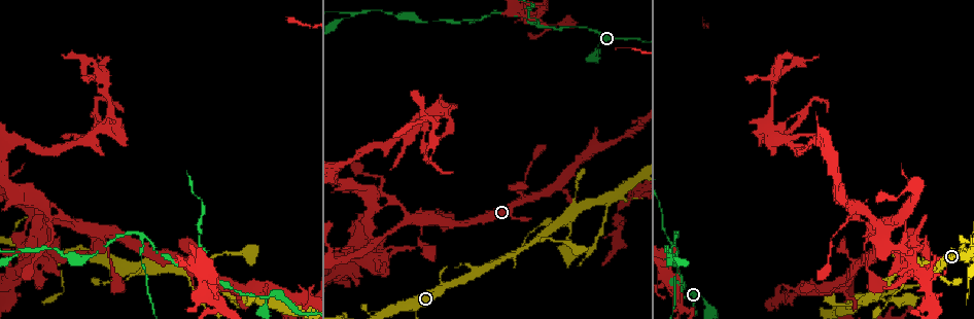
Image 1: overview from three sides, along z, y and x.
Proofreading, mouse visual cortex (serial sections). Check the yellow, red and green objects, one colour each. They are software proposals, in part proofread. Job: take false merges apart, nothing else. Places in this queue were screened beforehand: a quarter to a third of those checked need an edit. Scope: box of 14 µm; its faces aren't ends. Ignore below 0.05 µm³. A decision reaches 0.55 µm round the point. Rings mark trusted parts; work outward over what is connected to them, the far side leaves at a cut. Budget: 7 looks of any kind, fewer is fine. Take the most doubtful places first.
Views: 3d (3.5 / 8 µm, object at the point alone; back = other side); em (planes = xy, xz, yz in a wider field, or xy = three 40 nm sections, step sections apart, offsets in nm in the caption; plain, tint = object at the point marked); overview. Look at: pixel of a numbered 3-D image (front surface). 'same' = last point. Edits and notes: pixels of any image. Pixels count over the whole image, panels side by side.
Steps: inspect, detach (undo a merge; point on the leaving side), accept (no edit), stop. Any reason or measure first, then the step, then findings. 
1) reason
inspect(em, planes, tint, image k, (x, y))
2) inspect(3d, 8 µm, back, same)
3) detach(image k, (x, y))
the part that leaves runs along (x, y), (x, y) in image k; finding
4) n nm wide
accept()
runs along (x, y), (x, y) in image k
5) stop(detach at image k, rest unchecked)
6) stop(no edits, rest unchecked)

three-way junction
inspect(3d, 3.5 µm, image 1, (536, 26))

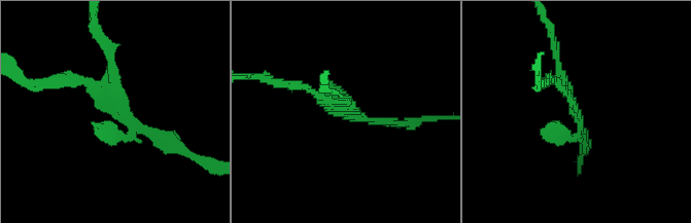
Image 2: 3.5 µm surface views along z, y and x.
3 arms; arms of 100, 150, 150 nm; need the tissue
inspect(em, xy, step 3, tint, image 2, (571, 100))

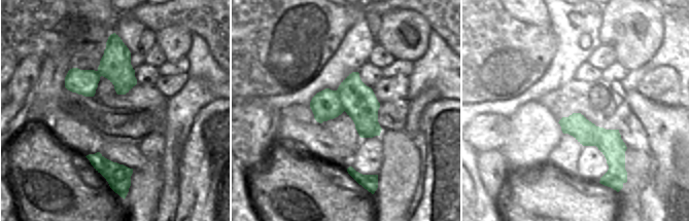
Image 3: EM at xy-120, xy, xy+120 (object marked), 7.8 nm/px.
280 nm wide
detach(image 2, (548, 127))
border along (336, 90), (344, 110) in image 3; two cells meet here

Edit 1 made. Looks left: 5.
a narrow waist
inspect(3d, 3.5 µm, image 1, (147, 240))

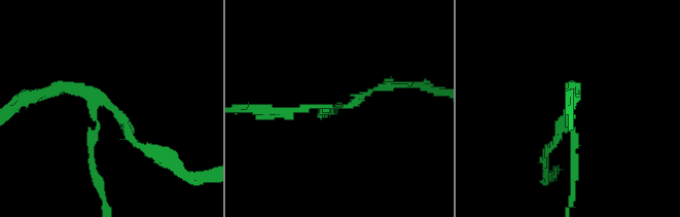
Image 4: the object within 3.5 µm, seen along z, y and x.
3 arms; arms of 100, 100, 100 nm; need the tissue
inspect(em, xy, step 1, tint, image 4, (335, 108))

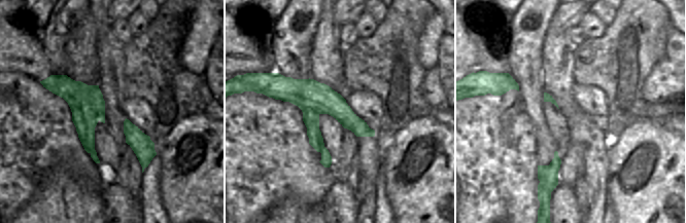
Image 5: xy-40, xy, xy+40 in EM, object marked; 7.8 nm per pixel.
another direction
inspect(em, xy, step 2, tint, same)

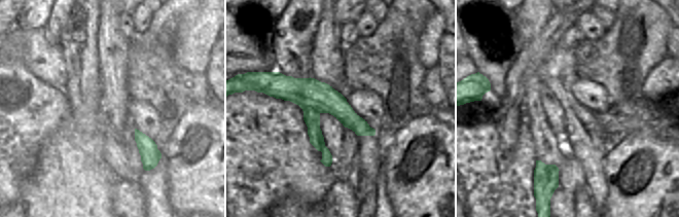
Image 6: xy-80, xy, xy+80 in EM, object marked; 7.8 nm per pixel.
280 nm wide
detach(image 4, (573, 139))
the part that leaves runs along (97, 108), (91, 171), (103, 206) in image 4; a second cell is stuck on

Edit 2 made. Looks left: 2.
stop(detach at image 2, detach at image 4, rest unchecked)

